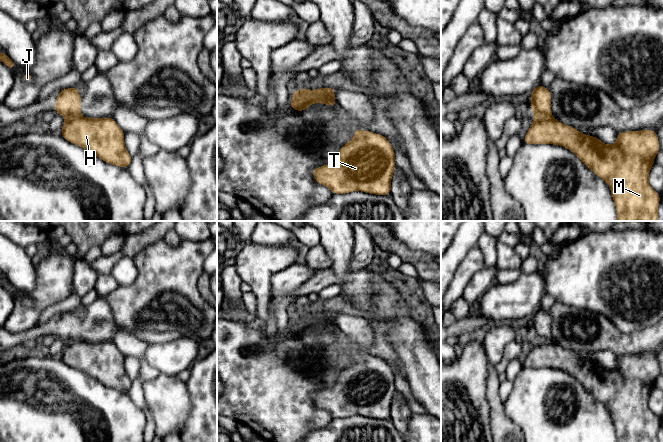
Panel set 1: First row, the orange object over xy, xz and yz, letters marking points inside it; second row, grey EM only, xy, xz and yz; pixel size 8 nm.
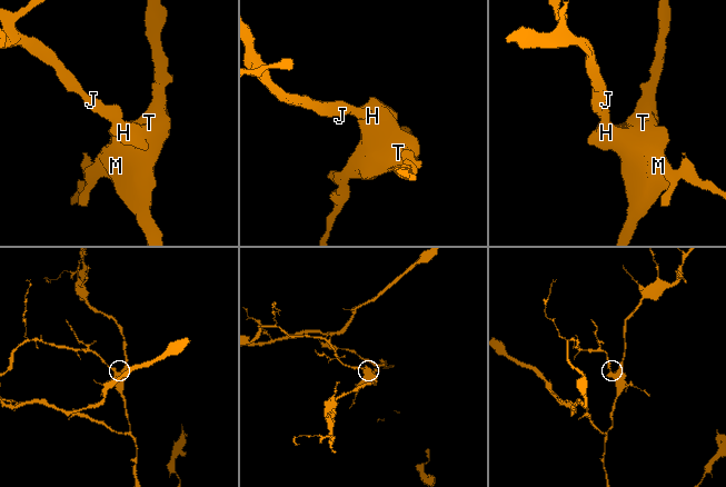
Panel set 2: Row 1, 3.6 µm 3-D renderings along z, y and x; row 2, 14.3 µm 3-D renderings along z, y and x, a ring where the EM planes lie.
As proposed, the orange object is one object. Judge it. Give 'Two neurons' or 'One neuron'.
Two neurons

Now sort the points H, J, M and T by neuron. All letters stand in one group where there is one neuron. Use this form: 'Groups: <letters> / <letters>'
Groups: H M T / J

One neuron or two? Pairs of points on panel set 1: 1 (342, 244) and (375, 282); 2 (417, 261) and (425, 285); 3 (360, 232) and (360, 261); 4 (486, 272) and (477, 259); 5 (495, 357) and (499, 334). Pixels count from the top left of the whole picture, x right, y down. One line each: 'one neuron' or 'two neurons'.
1: one neuron
2: two neurons
3: one neuron
4: two neurons
5: one neuron

